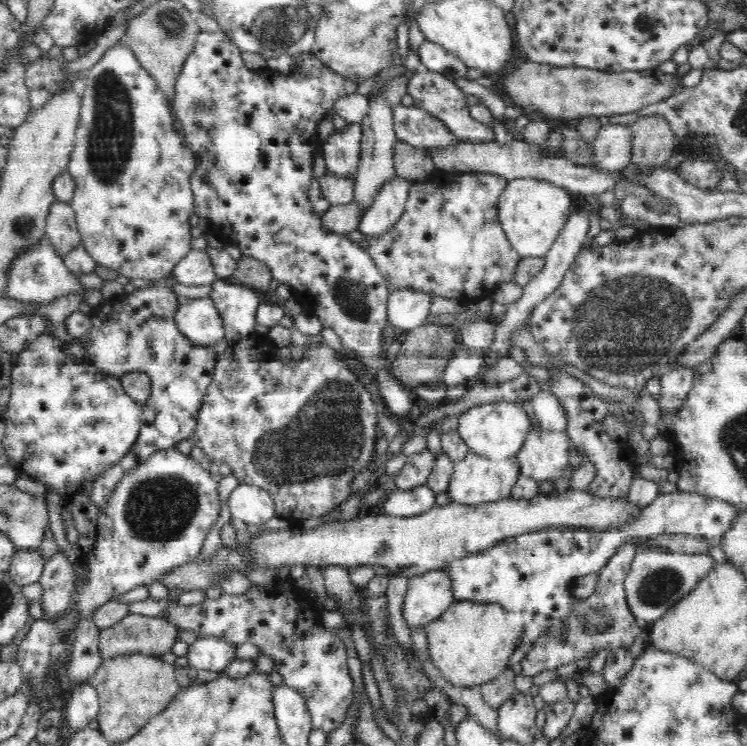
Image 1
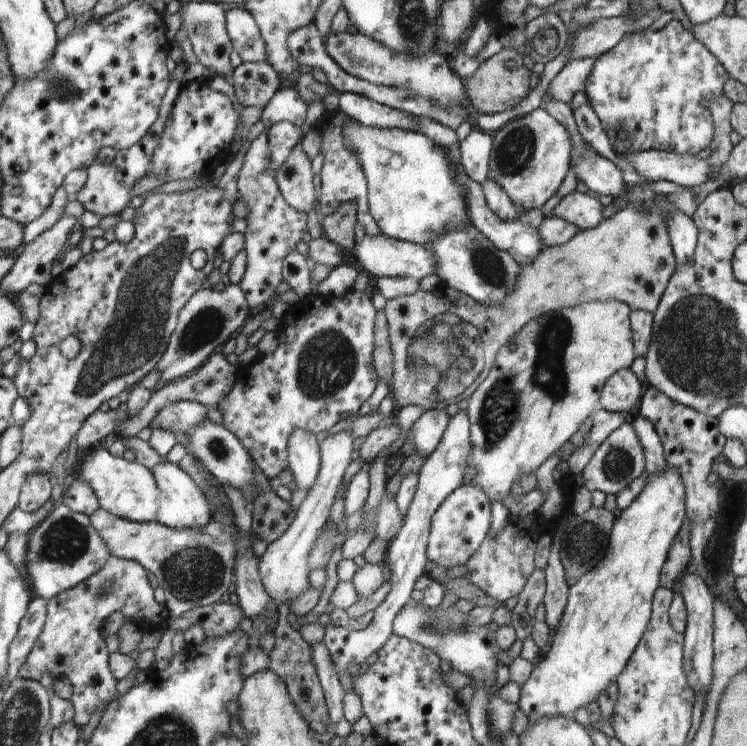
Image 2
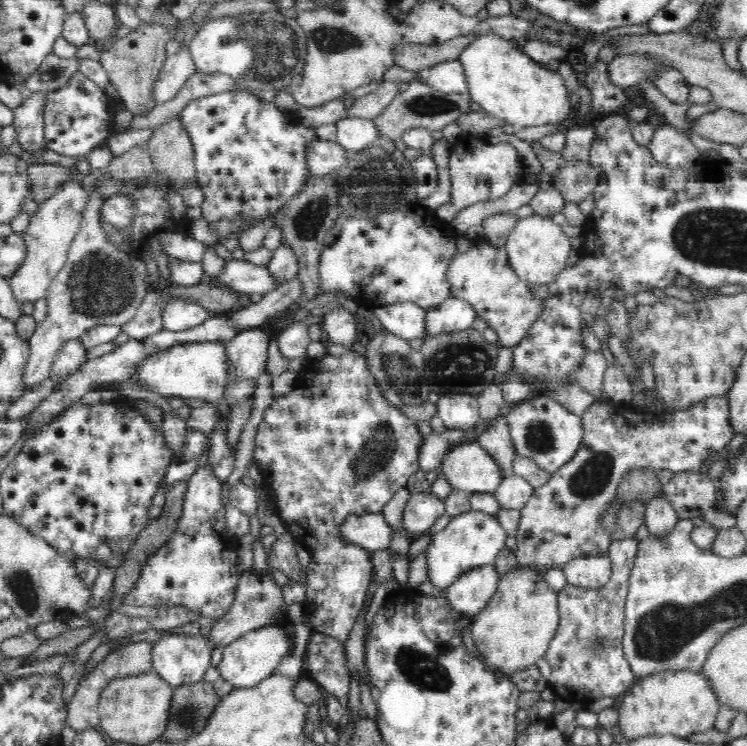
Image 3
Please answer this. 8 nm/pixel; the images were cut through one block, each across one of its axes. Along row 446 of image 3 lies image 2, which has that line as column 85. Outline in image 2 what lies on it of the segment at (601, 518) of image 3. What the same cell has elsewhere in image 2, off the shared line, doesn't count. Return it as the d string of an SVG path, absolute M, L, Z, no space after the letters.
M112 556L102 572L62 592L48 603L44 630L19 676L40 681L38 672L62 668L63 674L73 685L72 701L77 710L75 721L80 728L84 728L98 708L114 700L120 684L112 670L112 652L104 638L105 620L112 613L123 612L130 620L138 622L146 618L158 628L164 624L166 610L156 600L154 580L141 562Z

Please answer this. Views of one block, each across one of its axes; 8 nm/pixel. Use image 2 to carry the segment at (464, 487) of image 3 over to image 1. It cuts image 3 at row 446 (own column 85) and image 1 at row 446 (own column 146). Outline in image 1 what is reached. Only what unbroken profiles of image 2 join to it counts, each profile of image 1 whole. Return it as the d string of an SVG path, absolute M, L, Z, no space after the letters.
M490 404L468 410L458 420L459 435L468 452L484 460L500 462L516 458L531 428L531 421L522 410L521 404Z

